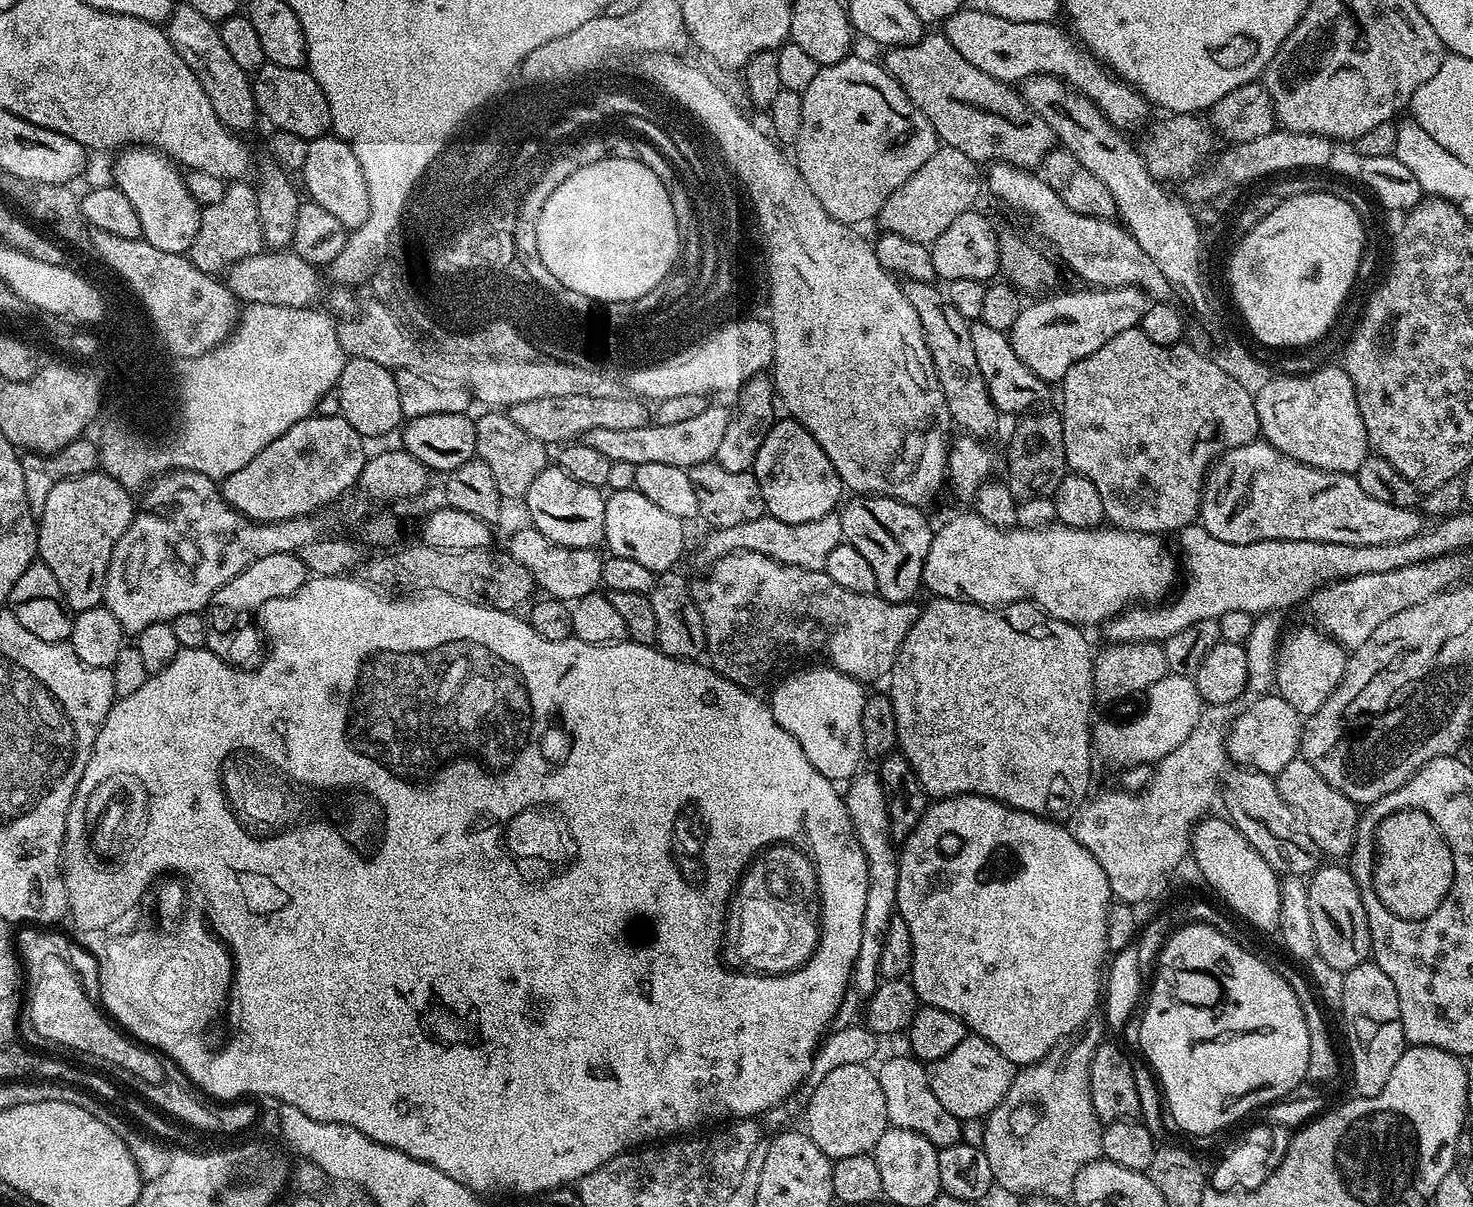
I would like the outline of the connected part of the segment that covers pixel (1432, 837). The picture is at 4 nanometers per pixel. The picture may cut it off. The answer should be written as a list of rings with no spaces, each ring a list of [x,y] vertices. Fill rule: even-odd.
[[[1407,808],[1385,816],[1374,833],[1376,857],[1373,865],[1372,885],[1379,900],[1396,917],[1403,920],[1424,920],[1445,900],[1453,884],[1453,854],[1440,832],[1439,825],[1424,811]]]

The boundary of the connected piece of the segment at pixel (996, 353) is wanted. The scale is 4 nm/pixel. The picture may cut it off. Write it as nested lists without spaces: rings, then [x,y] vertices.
[[[979,322],[969,323],[970,346],[974,346],[974,358],[978,358],[978,370],[982,370],[982,378],[986,382],[986,390],[994,402],[997,413],[1004,412],[1011,418],[1019,417],[1033,410],[1045,407],[1048,400],[1049,381],[1038,378],[1018,354],[1014,354],[1014,346],[1008,341],[1007,332],[999,332],[991,326]]]

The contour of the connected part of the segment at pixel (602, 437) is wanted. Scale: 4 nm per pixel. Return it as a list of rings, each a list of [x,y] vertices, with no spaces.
[[[710,406],[698,414],[698,418],[690,418],[686,422],[674,422],[674,426],[662,426],[649,422],[641,429],[608,430],[592,429],[582,436],[582,443],[594,446],[601,454],[606,454],[612,462],[630,462],[645,464],[646,462],[666,462],[666,466],[678,466],[685,470],[695,464],[707,464],[715,457],[718,445],[726,435],[729,409]]]

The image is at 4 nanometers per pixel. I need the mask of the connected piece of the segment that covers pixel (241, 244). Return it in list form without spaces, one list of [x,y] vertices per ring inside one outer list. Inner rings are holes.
[[[232,182],[225,187],[219,202],[203,205],[198,234],[186,255],[198,270],[209,274],[224,274],[233,264],[258,254],[264,247],[256,188],[248,185],[248,182]]]

